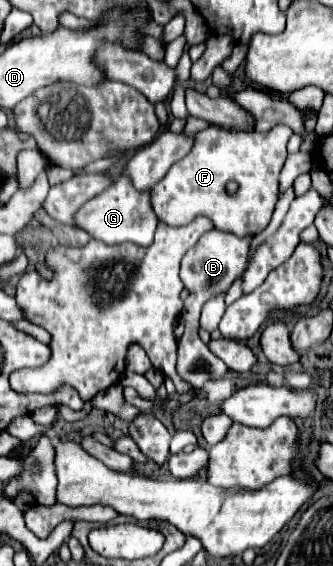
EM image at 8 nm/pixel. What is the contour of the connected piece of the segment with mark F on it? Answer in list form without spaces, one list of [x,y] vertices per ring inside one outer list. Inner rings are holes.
[[[208,126],[206,130],[198,132],[194,136],[194,146],[184,160],[176,162],[168,174],[154,186],[154,192],[150,192],[152,208],[160,222],[166,222],[170,226],[184,226],[192,222],[196,216],[206,216],[212,220],[216,230],[232,232],[234,236],[254,236],[262,232],[274,212],[274,206],[280,198],[280,168],[286,160],[286,142],[292,136],[292,130],[288,126],[276,126],[270,132],[228,132],[220,126]],[[236,180],[240,188],[230,194],[226,190],[226,182]]]

